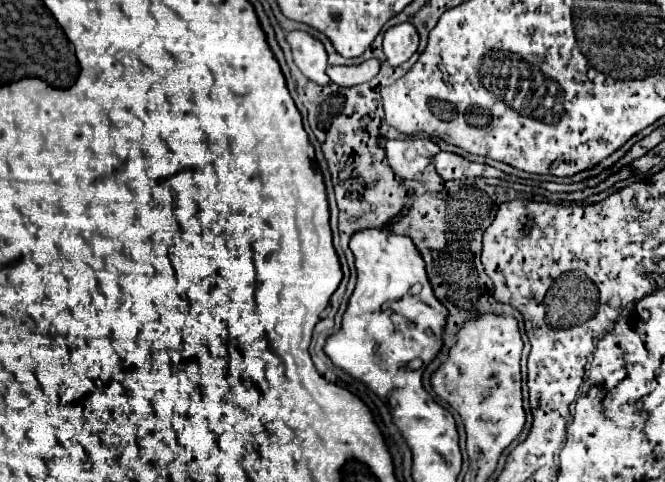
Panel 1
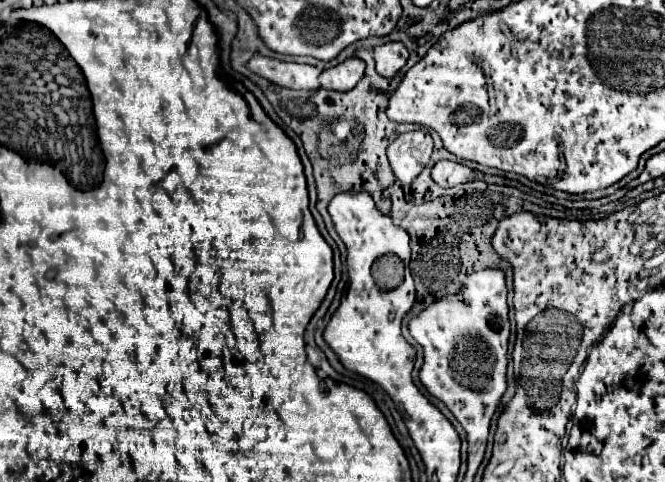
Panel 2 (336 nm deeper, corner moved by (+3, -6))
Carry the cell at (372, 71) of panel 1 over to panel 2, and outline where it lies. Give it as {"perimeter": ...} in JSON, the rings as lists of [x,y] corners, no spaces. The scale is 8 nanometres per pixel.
{"perimeter":[[[347,59],[345,63],[339,63],[337,67],[325,69],[319,75],[319,81],[323,89],[349,91],[361,81],[363,73],[365,73],[365,63],[361,59]]]}

